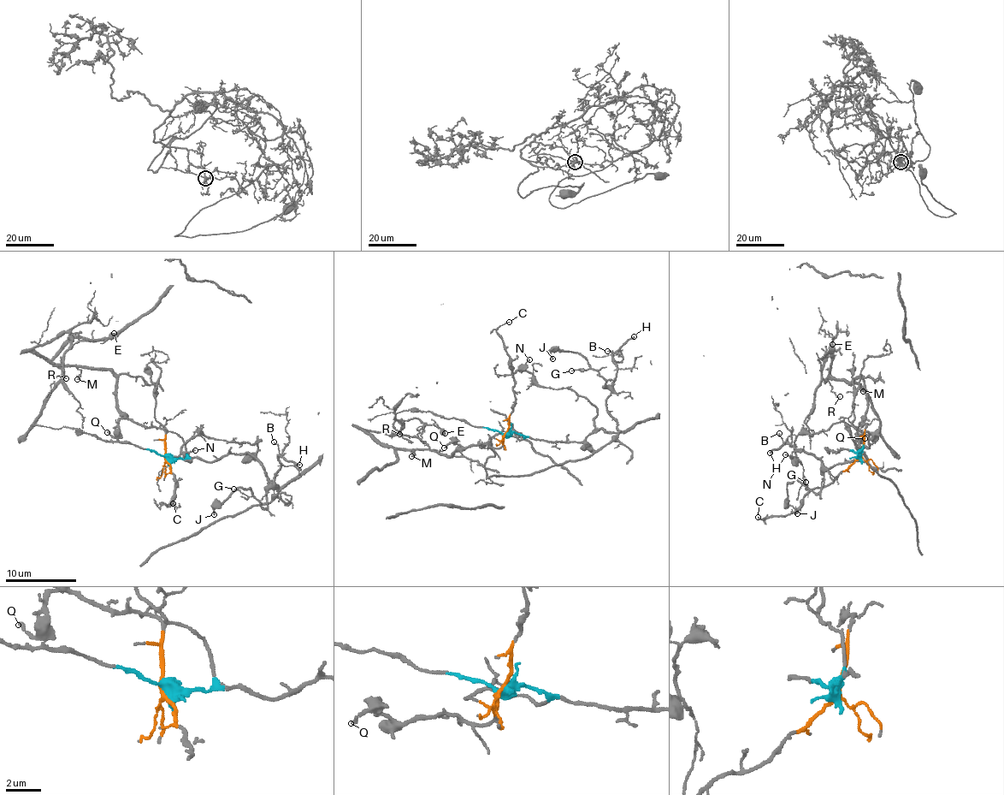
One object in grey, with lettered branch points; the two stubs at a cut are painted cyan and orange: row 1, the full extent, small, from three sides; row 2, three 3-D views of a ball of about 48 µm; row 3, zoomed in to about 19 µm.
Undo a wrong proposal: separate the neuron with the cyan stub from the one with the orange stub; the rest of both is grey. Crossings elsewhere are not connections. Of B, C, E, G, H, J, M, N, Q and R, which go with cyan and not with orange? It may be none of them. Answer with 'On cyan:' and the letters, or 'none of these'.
On cyan: B, G, H, J, N

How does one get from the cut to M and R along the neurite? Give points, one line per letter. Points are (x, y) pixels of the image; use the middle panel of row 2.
M: (504, 436), (501, 446), (498, 448), (485, 443), (473, 445), (451, 457), (413, 450), (415, 454), (411, 457)
R: (504, 436), (498, 448), (473, 445), (451, 457), (388, 448), (368, 431), (397, 433), (397, 420), (399, 433)

